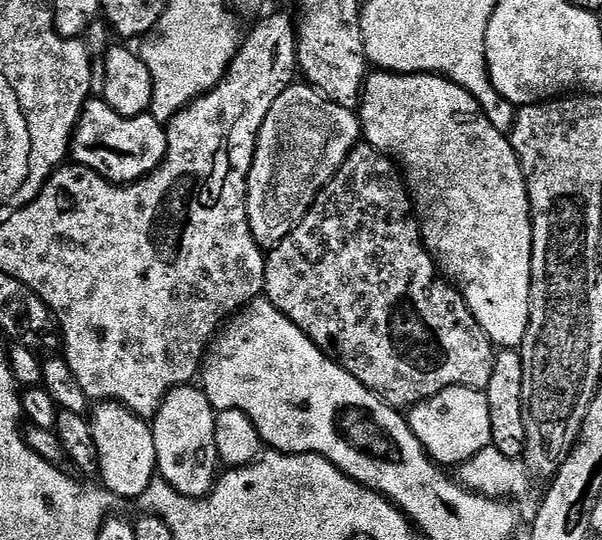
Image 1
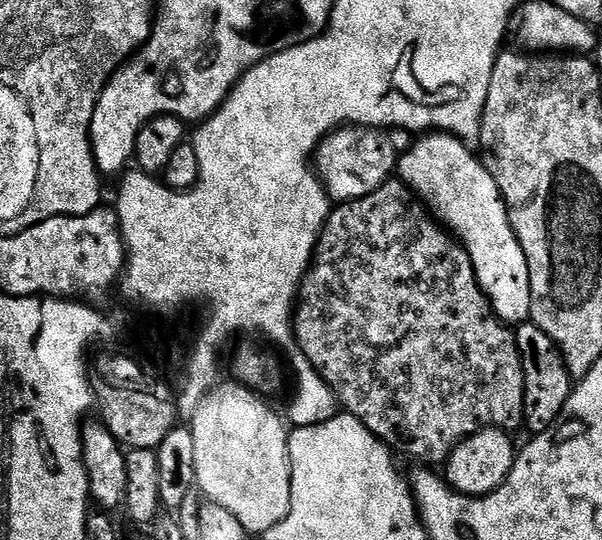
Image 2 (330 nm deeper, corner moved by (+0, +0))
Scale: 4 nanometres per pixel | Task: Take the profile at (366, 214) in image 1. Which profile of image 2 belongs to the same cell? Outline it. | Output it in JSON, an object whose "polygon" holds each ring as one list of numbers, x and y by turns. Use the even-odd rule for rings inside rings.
{"polygon":[[385,183,384,187,362,200,349,200,329,211,328,222,316,242,314,259,300,282,298,303,294,309,294,344,314,366,316,373,331,386,339,407,347,415,358,417,360,423,365,424,389,448,401,448,406,455,421,460,424,463,421,465,443,465,457,444,483,428,513,430,521,427,524,418,524,371,513,329,498,319,489,293,477,282,471,255,463,247,456,248,457,241,421,207,407,184,392,183]]}

